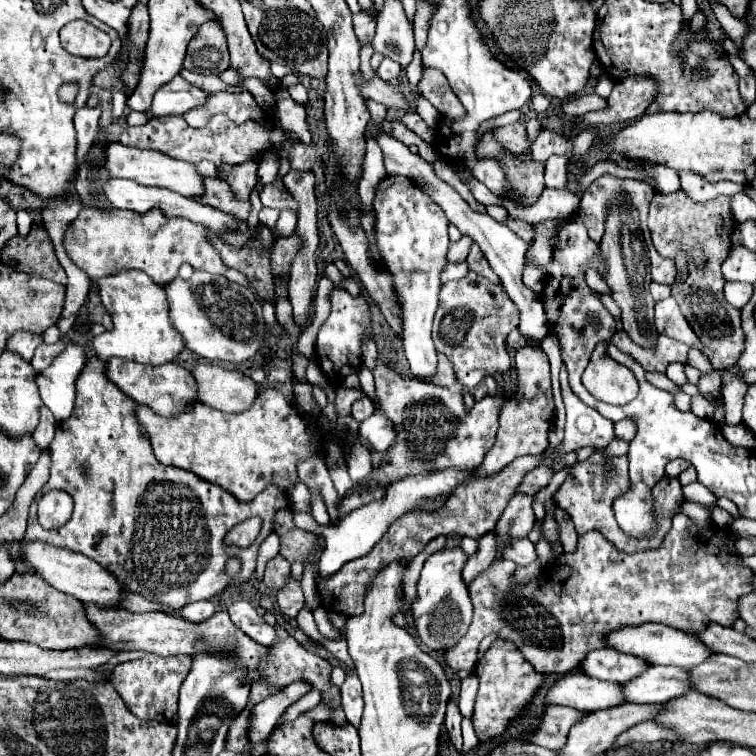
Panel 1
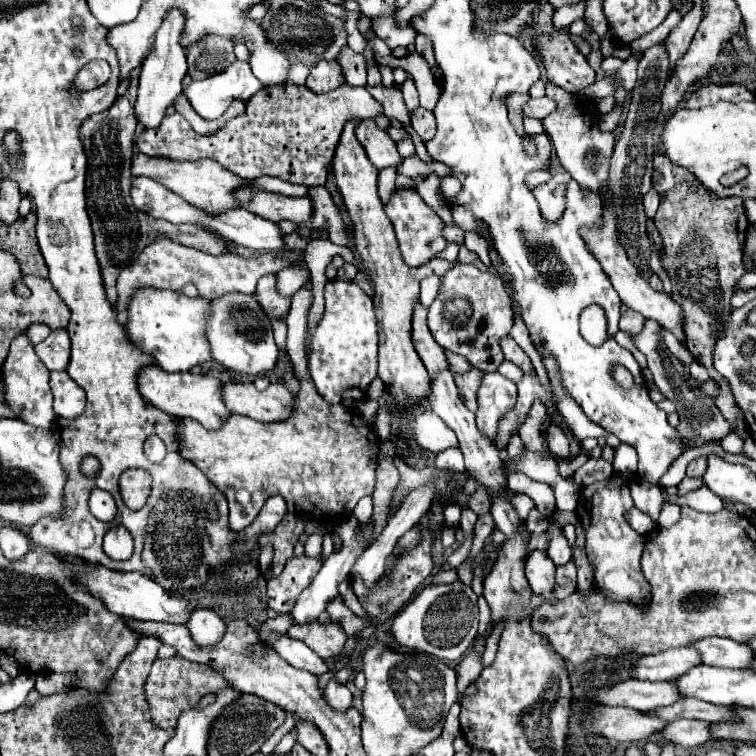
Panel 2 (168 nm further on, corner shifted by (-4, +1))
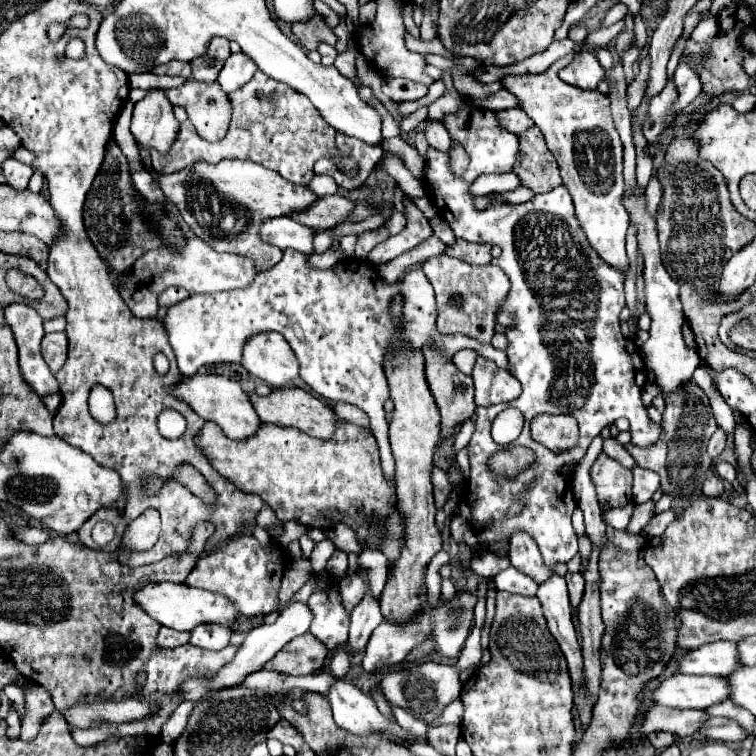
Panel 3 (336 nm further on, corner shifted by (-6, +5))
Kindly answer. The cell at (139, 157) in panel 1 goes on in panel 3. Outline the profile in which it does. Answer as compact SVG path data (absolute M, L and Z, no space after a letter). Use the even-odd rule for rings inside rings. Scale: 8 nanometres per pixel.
M225 160L219 164L197 162L185 170L179 170L177 174L155 176L167 200L177 206L195 236L199 236L215 252L251 258L257 272L269 270L283 256L281 248L261 240L261 224L269 218L301 212L317 202L317 196L307 186L287 182L281 174L251 160Z

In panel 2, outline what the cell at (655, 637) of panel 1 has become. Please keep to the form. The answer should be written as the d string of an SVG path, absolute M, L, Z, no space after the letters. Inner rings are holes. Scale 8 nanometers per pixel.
M701 638L691 644L701 658L701 664L717 668L747 668L755 658L749 644L739 644L731 638Z

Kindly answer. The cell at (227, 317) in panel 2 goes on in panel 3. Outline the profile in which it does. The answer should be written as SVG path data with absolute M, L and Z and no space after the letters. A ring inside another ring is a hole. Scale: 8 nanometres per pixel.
M277 332L253 336L245 344L243 368L251 376L269 382L271 388L285 388L289 382L299 378L295 352Z

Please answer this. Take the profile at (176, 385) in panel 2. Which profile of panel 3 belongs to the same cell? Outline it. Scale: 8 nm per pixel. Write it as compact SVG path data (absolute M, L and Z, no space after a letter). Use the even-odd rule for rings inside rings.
M195 374L193 378L181 378L181 382L171 390L171 394L185 400L203 420L217 422L231 440L251 438L263 424L249 400L249 394L241 388L237 380L231 380L227 376Z

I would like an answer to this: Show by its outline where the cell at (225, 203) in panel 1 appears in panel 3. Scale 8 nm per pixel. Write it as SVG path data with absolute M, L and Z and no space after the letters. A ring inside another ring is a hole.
M333 194L333 196L319 198L317 206L313 206L309 210L301 210L301 214L291 214L291 218L295 222L301 222L301 224L313 228L315 232L325 232L325 230L335 228L341 222L345 222L353 210L355 210L355 202L351 202L345 196Z

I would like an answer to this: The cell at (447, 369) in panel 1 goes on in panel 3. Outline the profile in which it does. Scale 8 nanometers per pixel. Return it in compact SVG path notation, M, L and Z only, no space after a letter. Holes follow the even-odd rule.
M461 350L461 352L455 354L453 364L455 364L463 374L471 374L473 364L475 364L475 358L477 358L475 352L471 352L471 350Z

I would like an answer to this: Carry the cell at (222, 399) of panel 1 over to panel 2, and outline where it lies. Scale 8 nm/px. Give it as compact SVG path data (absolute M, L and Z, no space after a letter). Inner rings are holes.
M227 382L227 384L221 384L221 390L223 390L221 392L223 402L225 402L227 410L233 414L249 416L249 418L259 420L259 422L279 422L291 414L293 394L281 384L269 384L267 390L259 392L255 388L255 384L251 384L251 382Z

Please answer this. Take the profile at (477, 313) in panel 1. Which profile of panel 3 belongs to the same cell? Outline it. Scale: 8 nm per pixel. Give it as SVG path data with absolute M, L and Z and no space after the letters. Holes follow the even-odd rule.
M445 254L425 260L421 268L435 290L437 308L439 308L437 328L443 334L465 334L469 338L479 338L479 342L491 342L497 324L495 322L497 306L501 300L505 300L505 294L509 292L507 274L493 264L469 266Z

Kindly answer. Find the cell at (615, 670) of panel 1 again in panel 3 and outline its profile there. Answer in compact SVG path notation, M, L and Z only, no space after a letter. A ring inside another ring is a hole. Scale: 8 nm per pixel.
M711 642L687 652L677 660L677 666L681 674L729 676L741 666L741 660L735 642Z

